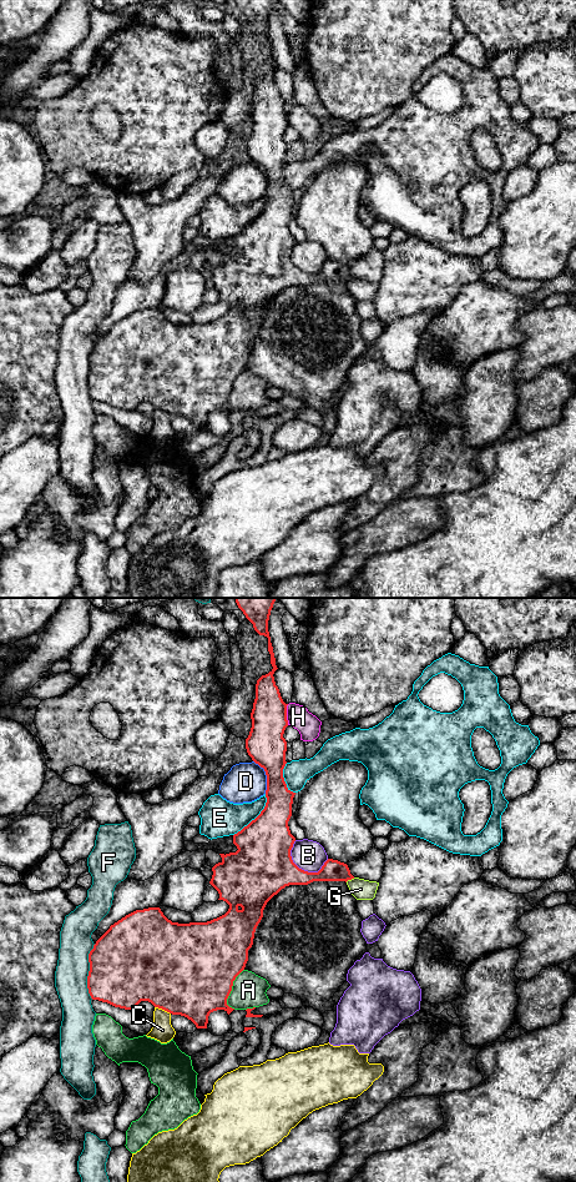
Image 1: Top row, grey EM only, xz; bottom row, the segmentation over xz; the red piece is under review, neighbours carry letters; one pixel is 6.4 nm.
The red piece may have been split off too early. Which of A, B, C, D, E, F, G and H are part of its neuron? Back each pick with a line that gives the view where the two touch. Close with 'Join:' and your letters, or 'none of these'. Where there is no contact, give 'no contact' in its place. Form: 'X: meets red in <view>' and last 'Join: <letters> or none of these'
Join: none of these

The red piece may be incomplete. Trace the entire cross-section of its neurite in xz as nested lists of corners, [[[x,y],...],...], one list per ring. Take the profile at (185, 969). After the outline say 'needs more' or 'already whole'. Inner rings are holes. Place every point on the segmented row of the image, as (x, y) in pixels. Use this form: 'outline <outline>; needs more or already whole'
outline [[[236,598],[238,608],[253,624],[259,635],[268,638],[268,652],[273,669],[262,675],[256,684],[256,699],[251,713],[252,728],[246,739],[246,749],[252,760],[264,769],[267,775],[267,803],[261,814],[241,831],[233,835],[236,852],[219,854],[222,861],[212,867],[213,875],[209,884],[218,891],[219,899],[229,905],[228,911],[207,922],[178,924],[168,920],[160,907],[136,910],[113,925],[96,941],[89,954],[90,971],[87,989],[92,1000],[107,1002],[115,1007],[135,1010],[141,1001],[148,1001],[155,1007],[172,1015],[181,1015],[191,1020],[197,1028],[207,1028],[208,1016],[217,1010],[224,1010],[228,1015],[234,1010],[227,1005],[233,981],[244,970],[248,961],[248,950],[253,945],[254,932],[263,917],[267,902],[282,889],[289,885],[308,885],[313,881],[348,881],[354,879],[347,864],[328,859],[318,872],[308,872],[299,869],[292,860],[290,850],[295,838],[290,834],[288,821],[292,816],[292,804],[295,793],[287,788],[283,769],[287,764],[287,741],[283,738],[288,726],[287,705],[274,681],[274,672],[278,669],[271,637],[268,620],[276,598]]]; already whole

